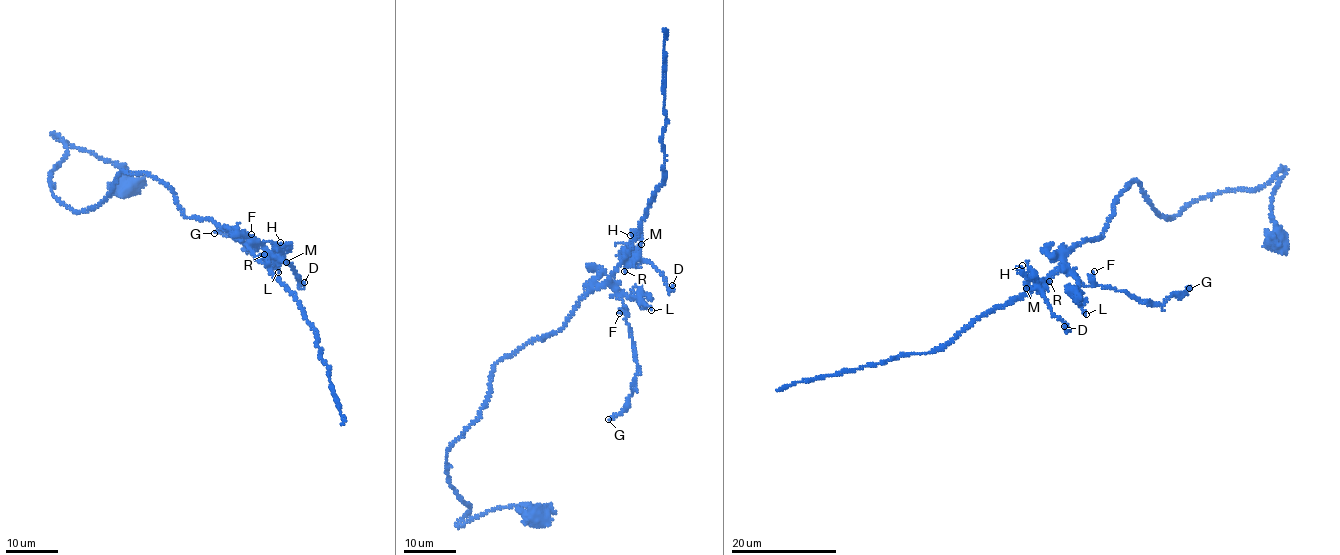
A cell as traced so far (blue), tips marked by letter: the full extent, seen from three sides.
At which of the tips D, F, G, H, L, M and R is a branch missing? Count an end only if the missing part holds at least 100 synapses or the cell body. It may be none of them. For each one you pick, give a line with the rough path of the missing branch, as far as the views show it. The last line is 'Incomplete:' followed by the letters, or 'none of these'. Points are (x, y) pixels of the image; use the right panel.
Incomplete: none of these

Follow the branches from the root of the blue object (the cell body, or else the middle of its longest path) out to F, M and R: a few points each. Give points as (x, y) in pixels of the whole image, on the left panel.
F: (124, 185), (57, 135), (49, 183), (71, 210), (145, 172), (186, 216), (256, 249), (251, 234)
M: (124, 185), (57, 135), (49, 183), (71, 210), (149, 173), (186, 216), (286, 262)
R: (124, 185), (57, 135), (49, 183), (71, 210), (149, 173), (264, 254)

